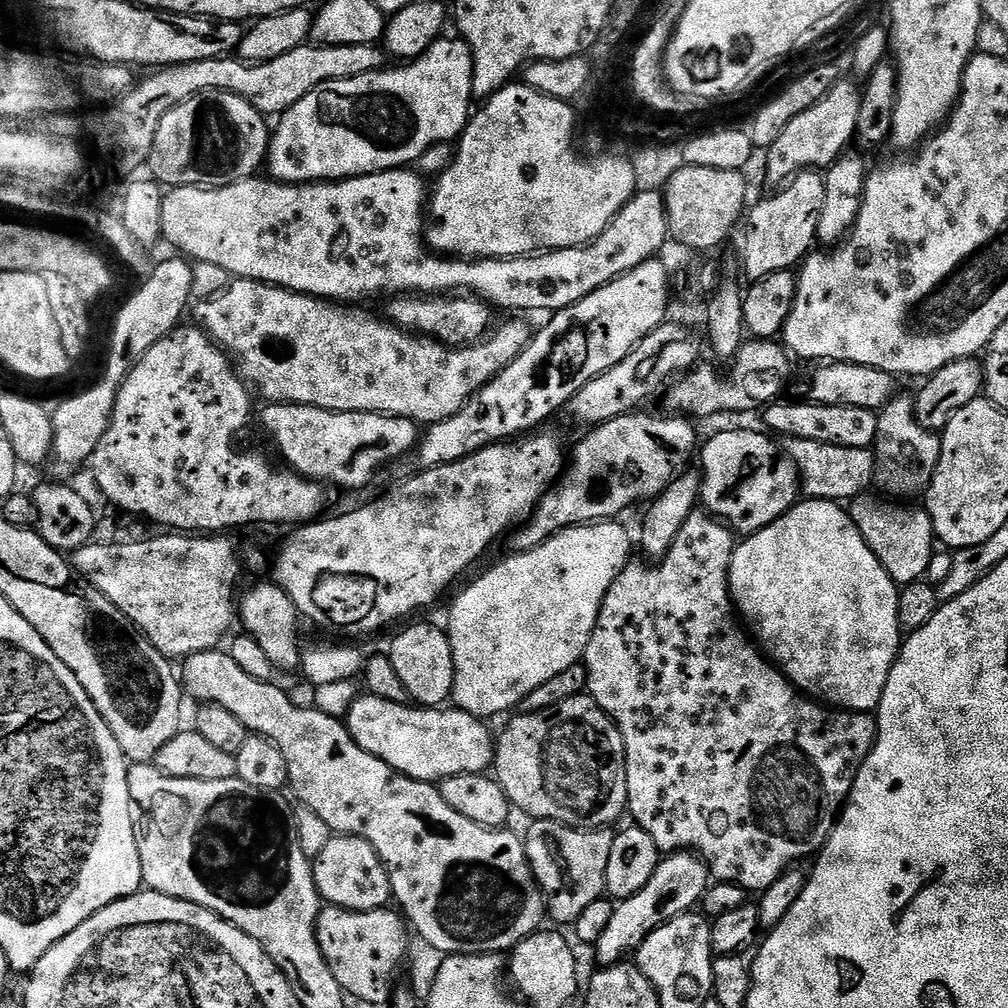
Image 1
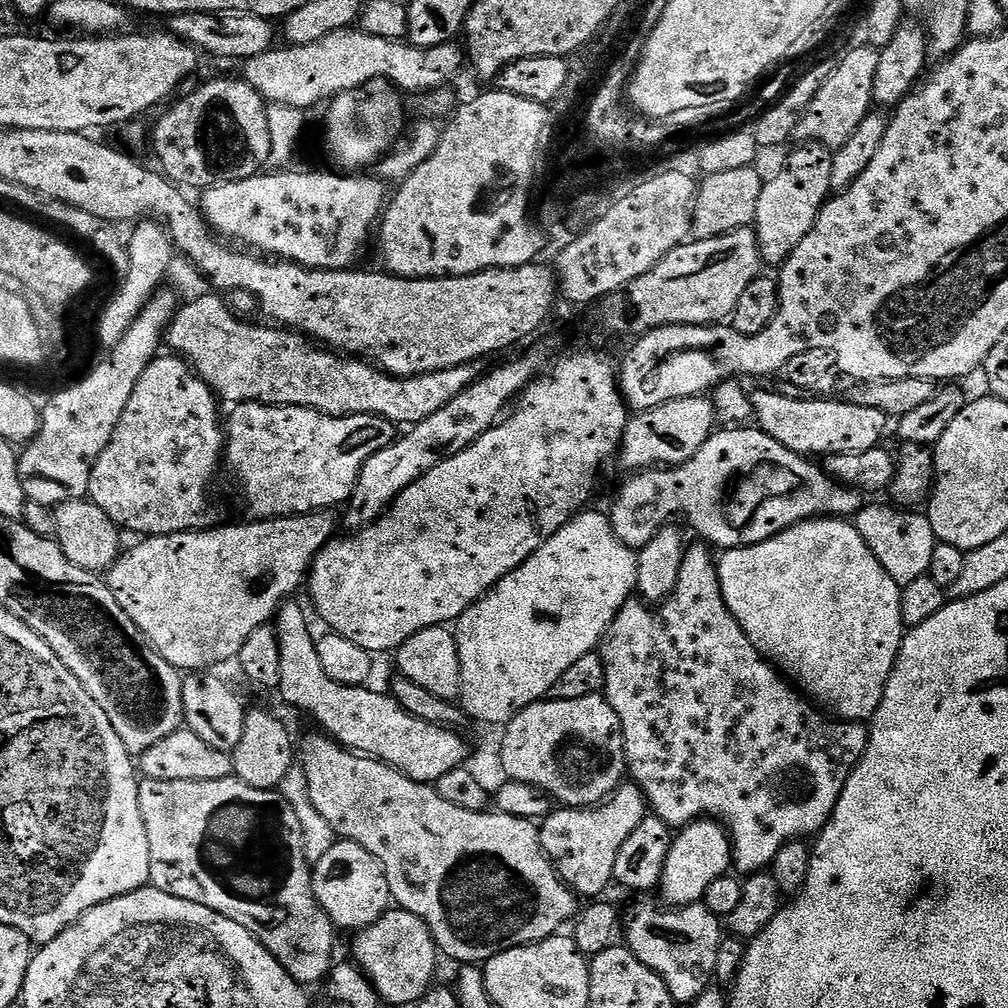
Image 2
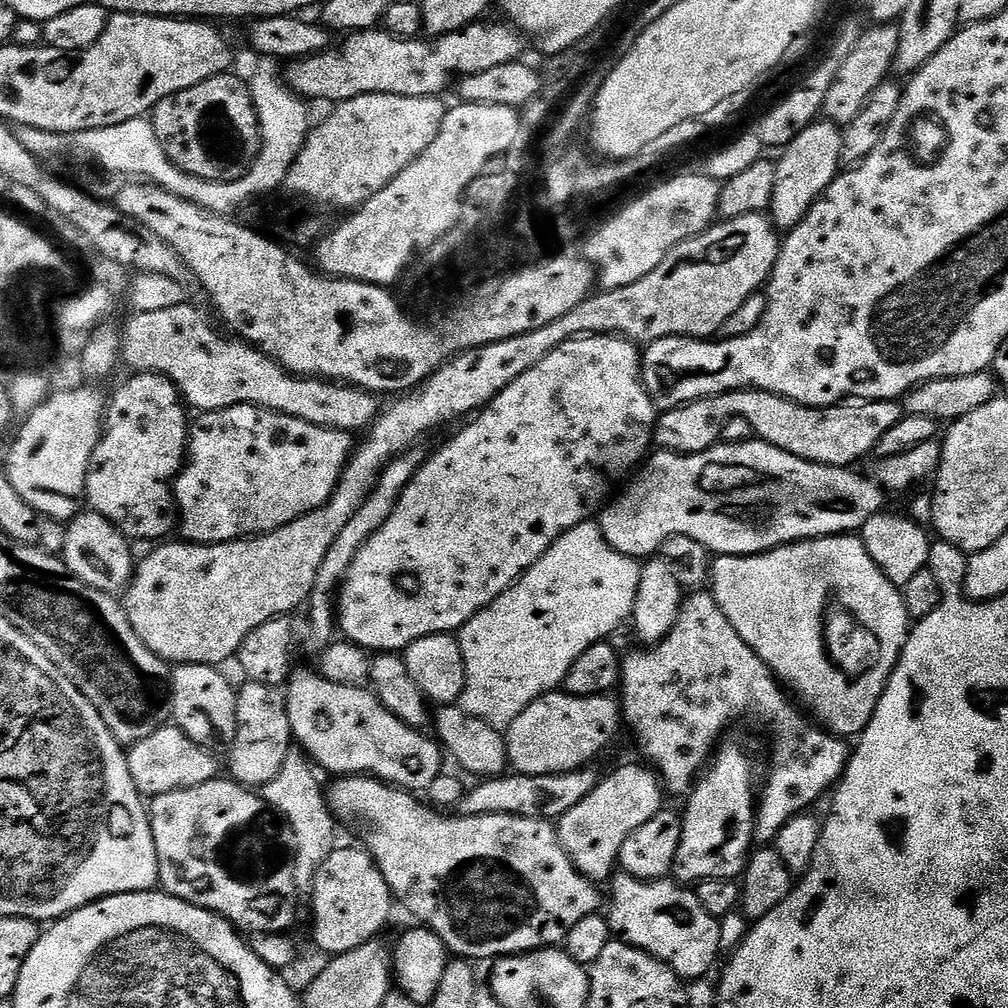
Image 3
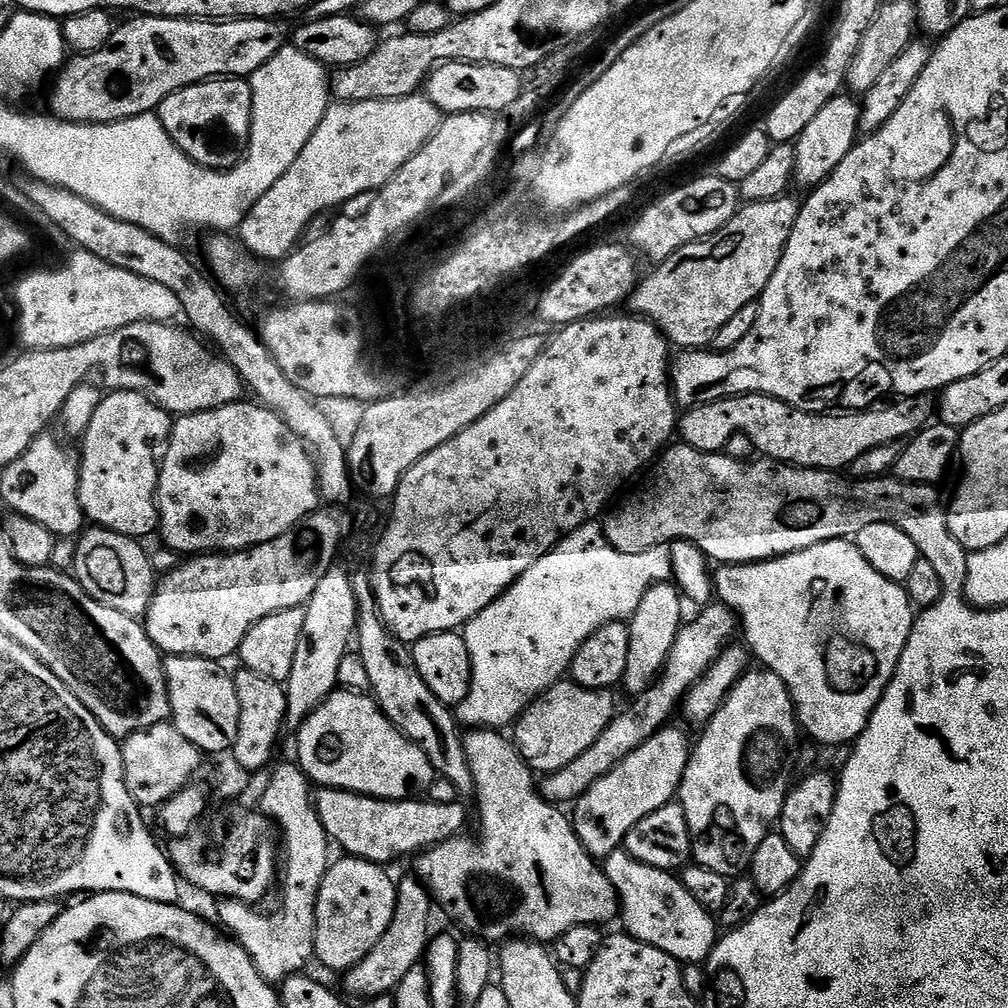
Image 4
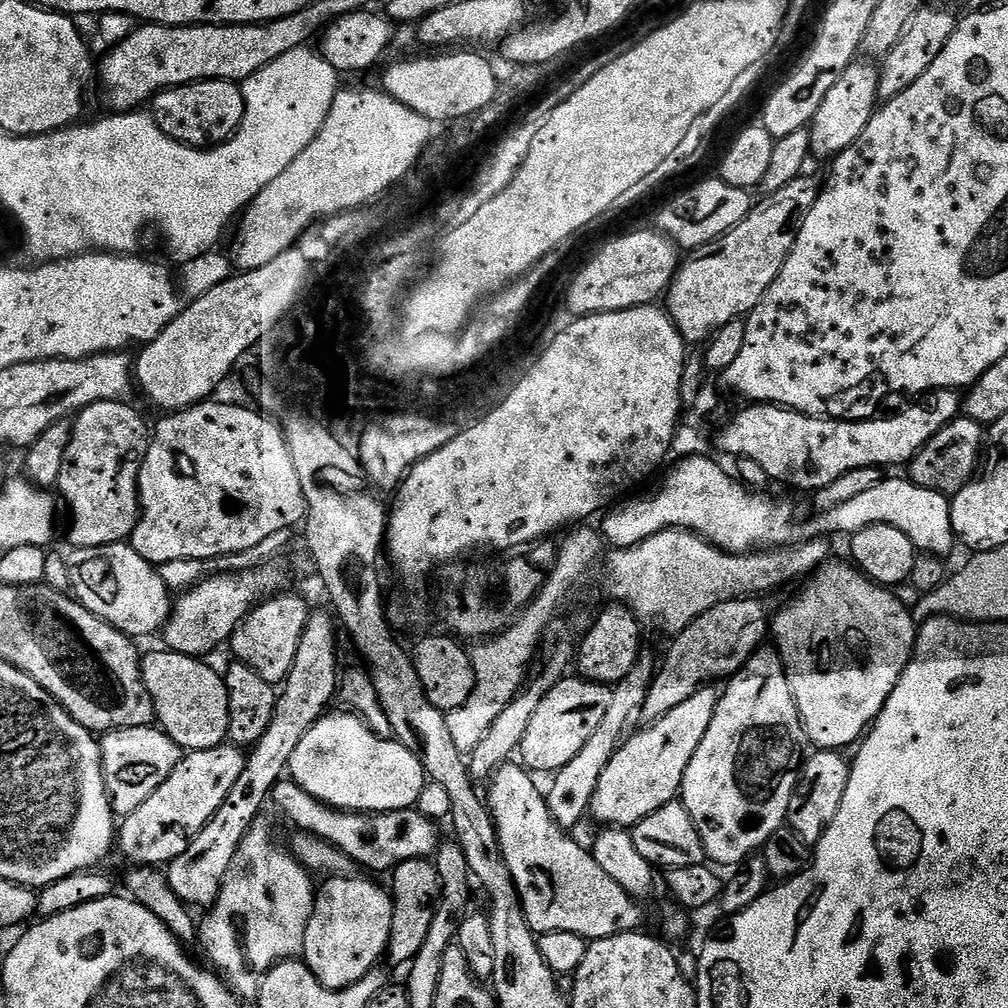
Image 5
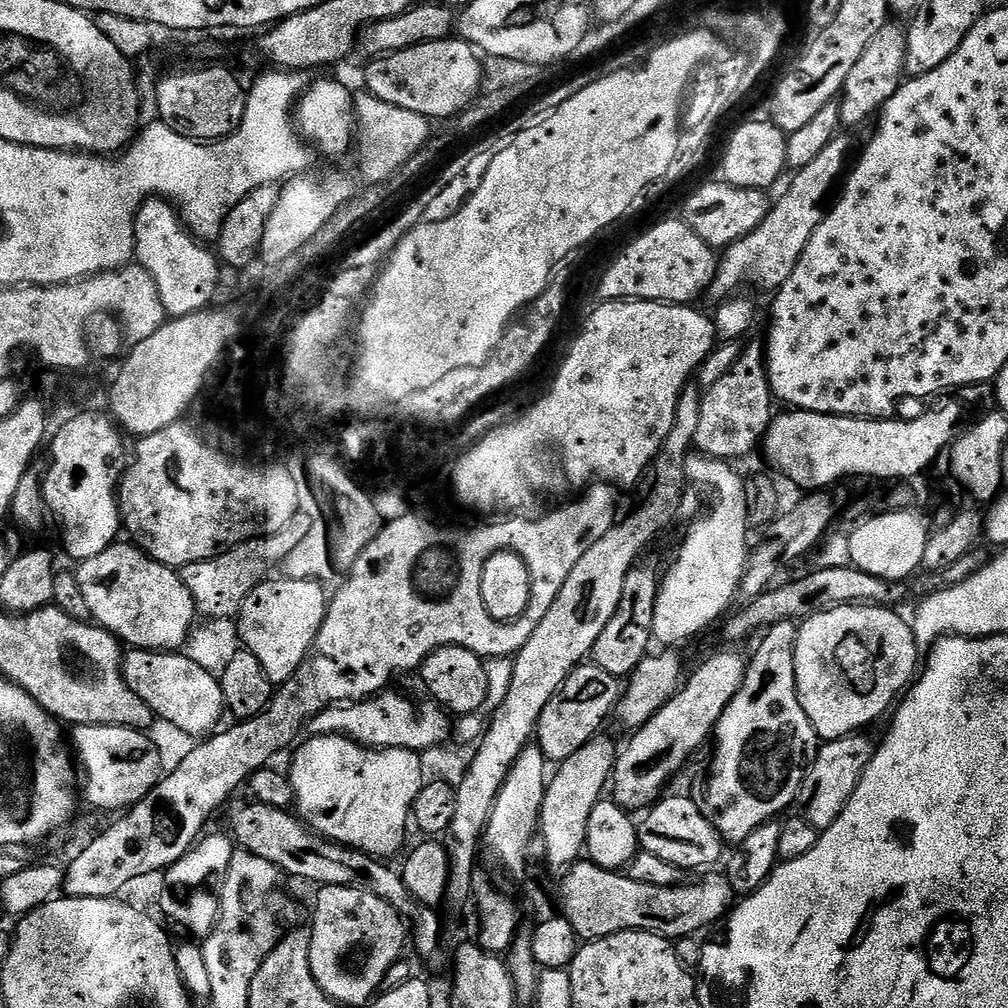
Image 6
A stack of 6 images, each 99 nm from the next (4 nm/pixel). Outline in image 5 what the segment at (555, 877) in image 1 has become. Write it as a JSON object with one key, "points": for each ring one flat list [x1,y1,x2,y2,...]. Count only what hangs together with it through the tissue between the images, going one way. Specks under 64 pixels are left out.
{"points":[[715,687,699,688,682,706,674,706,670,714,660,720,641,727,637,736,629,735,610,758,598,786,594,790,591,819,596,819,600,826,631,829,642,818,654,814,662,806,673,803,679,797,682,778,694,750,702,742,702,734,714,718,718,692]]}

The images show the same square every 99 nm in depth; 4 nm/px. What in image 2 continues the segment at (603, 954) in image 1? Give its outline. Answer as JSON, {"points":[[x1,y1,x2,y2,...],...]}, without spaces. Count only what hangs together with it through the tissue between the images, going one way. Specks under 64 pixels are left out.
{"points":[[711,818,696,820,673,835,670,854,662,870,658,895,665,900,665,905,673,908,699,904,703,901,710,882,729,875,733,864,732,841,724,825]]}

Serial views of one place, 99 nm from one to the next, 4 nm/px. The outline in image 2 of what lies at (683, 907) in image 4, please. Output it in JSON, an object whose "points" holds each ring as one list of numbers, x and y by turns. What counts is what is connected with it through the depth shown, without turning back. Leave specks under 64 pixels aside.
{"points":[[702,902,684,908,660,908,644,904,629,918,626,947,660,975,677,1005,690,1006,710,987,716,975,722,920]]}

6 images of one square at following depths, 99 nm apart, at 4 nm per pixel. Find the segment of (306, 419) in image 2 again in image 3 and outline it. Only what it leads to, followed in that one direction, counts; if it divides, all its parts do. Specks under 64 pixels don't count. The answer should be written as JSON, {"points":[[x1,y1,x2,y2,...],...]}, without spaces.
{"points":[[253,404,197,415,188,434,184,466,174,481,178,532,190,544,225,544,231,540,264,536,318,510,340,484,340,476,354,451,352,440,349,433,339,432,337,428,314,426,281,412,271,412,269,408,256,408]]}

